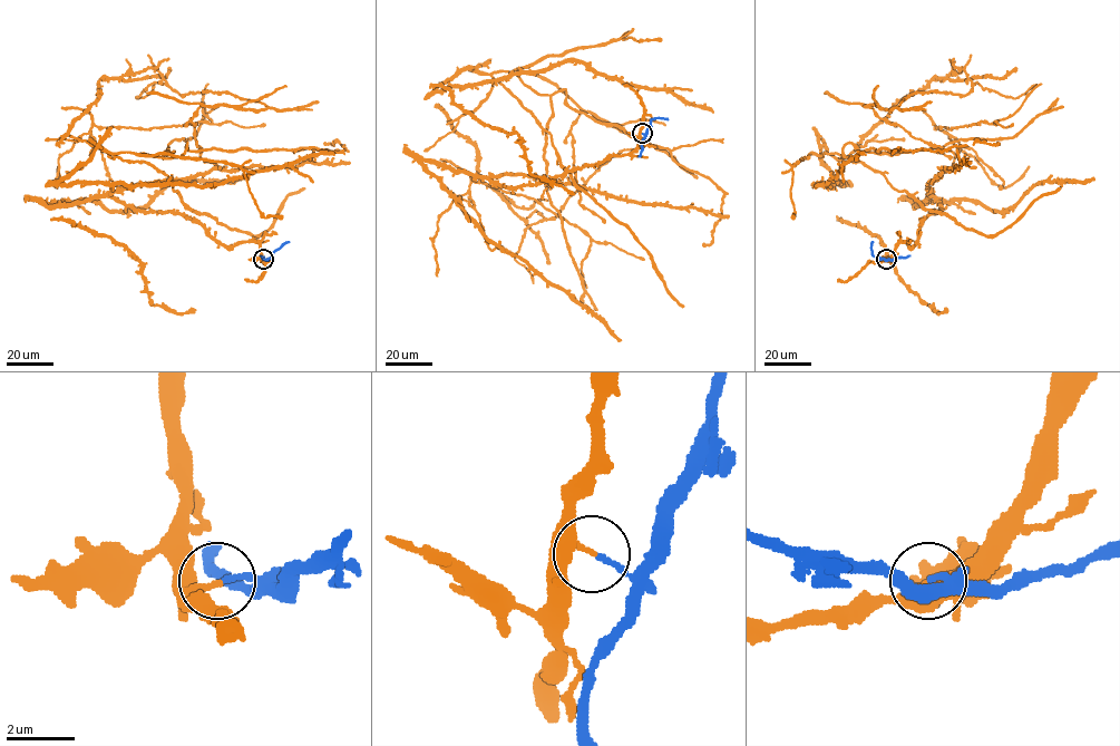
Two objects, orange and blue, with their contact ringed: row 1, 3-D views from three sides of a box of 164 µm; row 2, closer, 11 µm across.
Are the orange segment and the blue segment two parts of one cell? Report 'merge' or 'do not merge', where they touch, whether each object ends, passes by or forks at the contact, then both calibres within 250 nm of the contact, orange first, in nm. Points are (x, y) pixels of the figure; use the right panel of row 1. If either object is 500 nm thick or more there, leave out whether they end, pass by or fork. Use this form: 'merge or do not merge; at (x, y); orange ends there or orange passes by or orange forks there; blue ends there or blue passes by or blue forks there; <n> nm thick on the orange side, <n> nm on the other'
do not merge; at (886, 259); orange ends there; blue ends there; 280 nm thick on the orange side, 150 nm on the other

